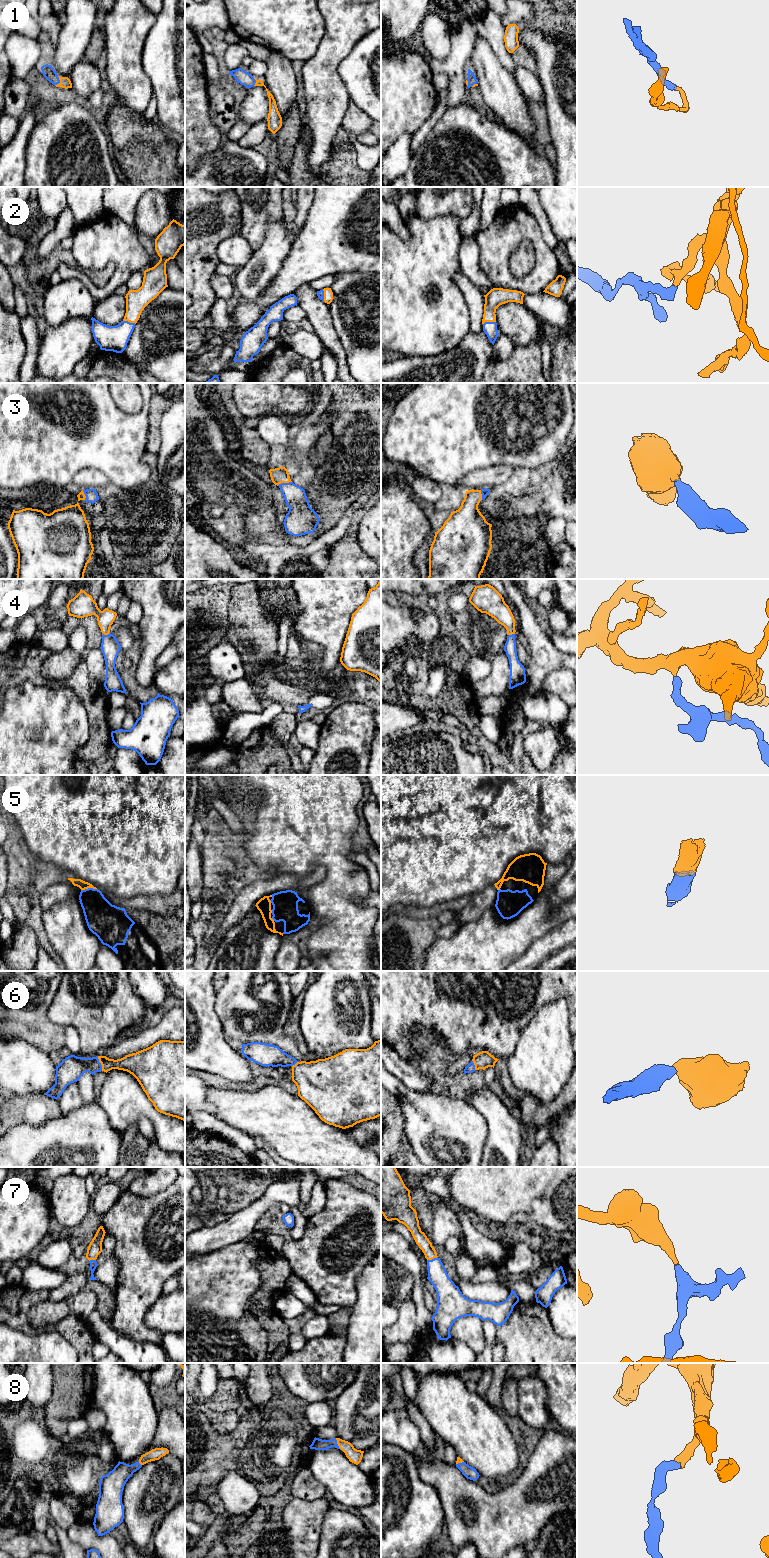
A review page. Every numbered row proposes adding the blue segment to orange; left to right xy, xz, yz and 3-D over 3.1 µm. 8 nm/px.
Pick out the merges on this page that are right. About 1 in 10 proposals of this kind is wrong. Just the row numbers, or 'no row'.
1, 2, 3, 4, 5, 6, 7, 8

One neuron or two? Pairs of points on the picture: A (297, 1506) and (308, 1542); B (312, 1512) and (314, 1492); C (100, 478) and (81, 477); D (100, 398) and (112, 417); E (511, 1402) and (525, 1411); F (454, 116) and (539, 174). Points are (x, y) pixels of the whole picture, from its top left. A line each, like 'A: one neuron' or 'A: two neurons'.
A: one neuron
B: two neurons
C: one neuron
D: one neuron
E: two neurons
F: one neuron

